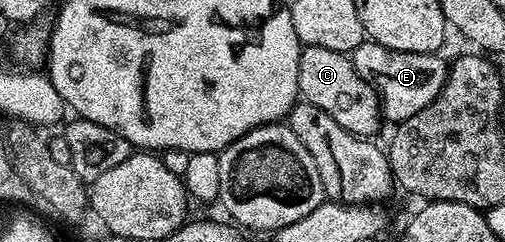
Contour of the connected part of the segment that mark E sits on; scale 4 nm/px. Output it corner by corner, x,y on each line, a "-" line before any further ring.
363,41
352,52
354,68
364,81
368,81
378,92
378,98
382,105
383,116
391,119
391,124
397,125
403,119
420,113
442,93
442,87
446,83
448,74
447,60
442,60
441,54
435,53
404,53
396,49
388,49
384,45
373,41

